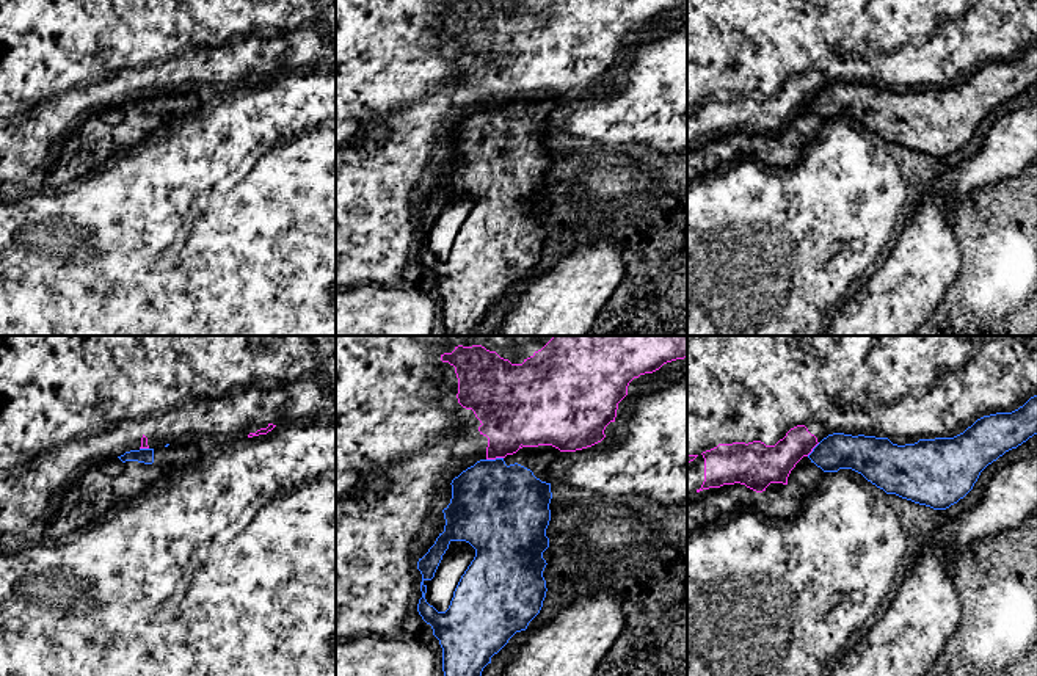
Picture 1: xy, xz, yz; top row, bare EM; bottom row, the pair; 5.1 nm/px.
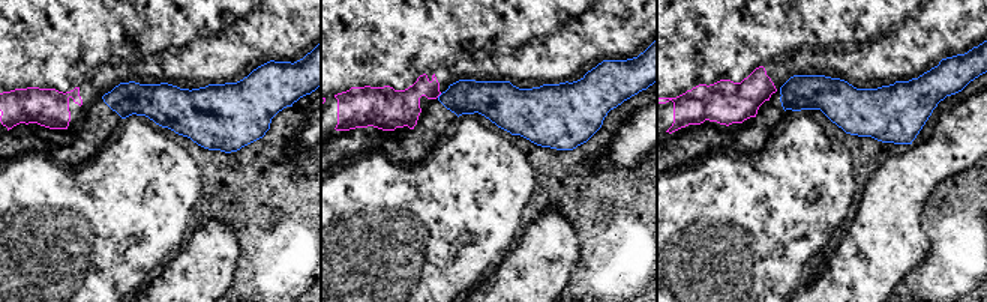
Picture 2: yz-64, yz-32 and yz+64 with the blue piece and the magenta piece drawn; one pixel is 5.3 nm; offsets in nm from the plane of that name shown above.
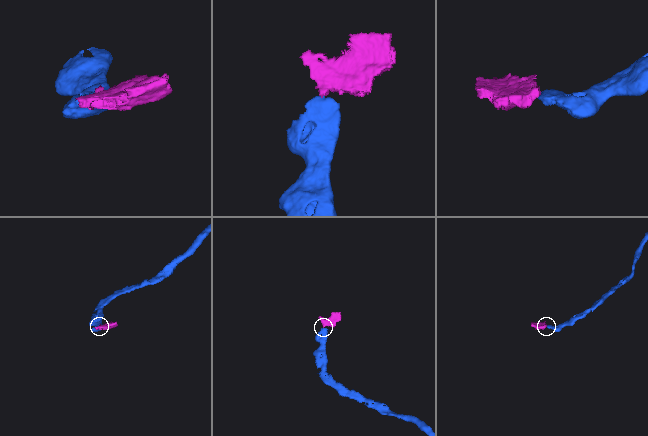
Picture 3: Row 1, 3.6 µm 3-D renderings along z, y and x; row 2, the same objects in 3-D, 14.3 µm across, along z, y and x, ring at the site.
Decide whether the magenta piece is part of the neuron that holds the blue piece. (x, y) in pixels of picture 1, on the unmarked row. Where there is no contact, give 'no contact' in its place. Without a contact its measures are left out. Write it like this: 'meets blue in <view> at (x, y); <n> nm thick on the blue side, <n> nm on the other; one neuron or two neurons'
meets blue in xz at (496, 107); 460 nm thick on the blue side, 340 nm on the other; two neurons

